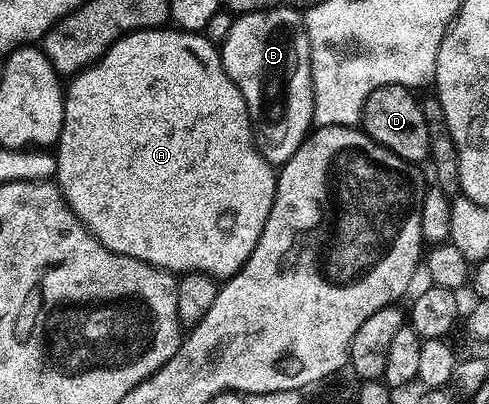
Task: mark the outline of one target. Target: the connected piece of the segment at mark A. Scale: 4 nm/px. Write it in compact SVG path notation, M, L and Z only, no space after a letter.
M169 28L134 30L130 34L122 35L95 64L75 75L75 77L69 81L72 83L67 83L64 91L64 123L62 124L62 132L60 133L60 141L57 142L54 147L56 156L56 172L54 178L59 185L60 193L64 195L65 201L68 202L68 207L76 213L82 225L106 248L110 248L119 254L130 256L134 260L142 260L146 264L157 266L159 270L183 272L185 274L208 274L211 278L217 280L227 280L233 278L242 267L244 267L246 260L250 256L250 252L254 252L254 248L258 244L258 236L262 236L262 228L266 228L266 220L270 216L270 208L274 204L277 171L274 169L273 163L266 161L266 159L256 151L256 143L252 137L252 122L248 118L246 100L242 100L242 92L238 92L234 80L230 80L230 76L224 70L224 61L220 58L220 50L217 49L213 43L209 42L203 33L189 32L179 28L168 29Z

